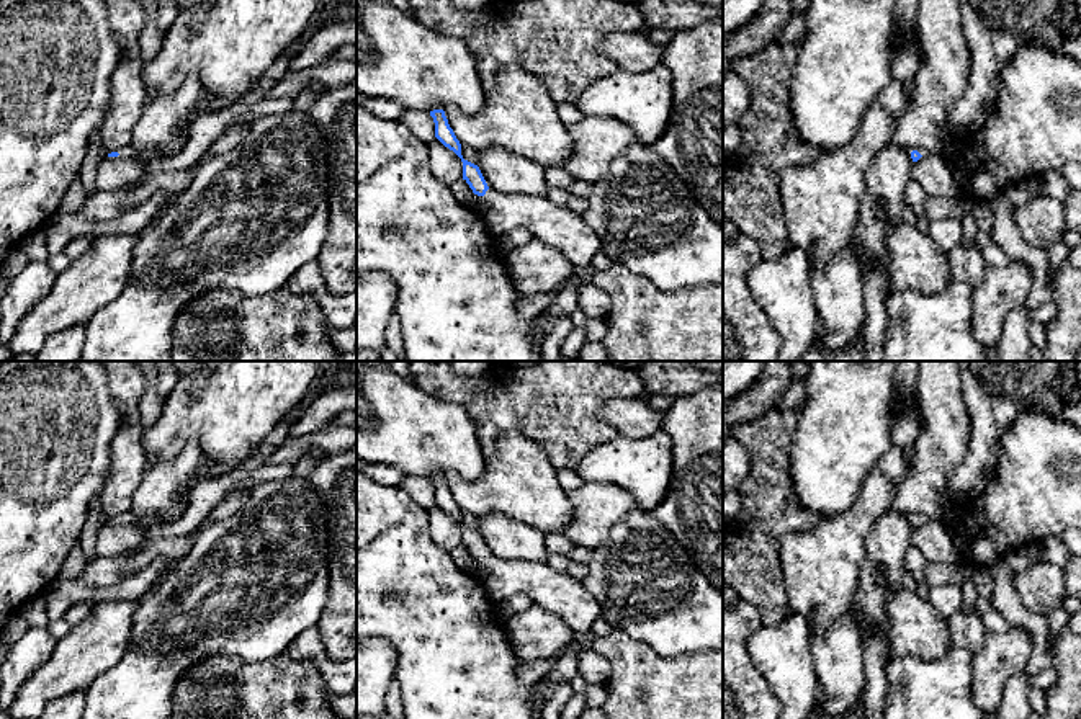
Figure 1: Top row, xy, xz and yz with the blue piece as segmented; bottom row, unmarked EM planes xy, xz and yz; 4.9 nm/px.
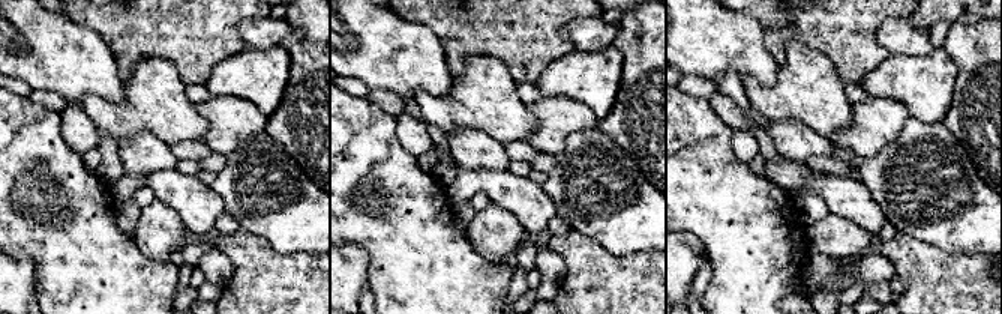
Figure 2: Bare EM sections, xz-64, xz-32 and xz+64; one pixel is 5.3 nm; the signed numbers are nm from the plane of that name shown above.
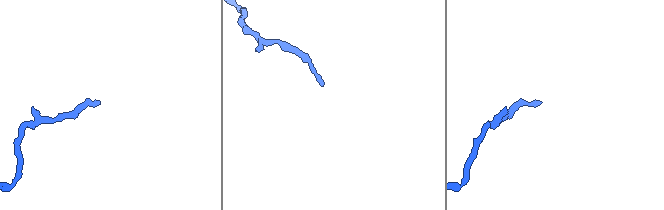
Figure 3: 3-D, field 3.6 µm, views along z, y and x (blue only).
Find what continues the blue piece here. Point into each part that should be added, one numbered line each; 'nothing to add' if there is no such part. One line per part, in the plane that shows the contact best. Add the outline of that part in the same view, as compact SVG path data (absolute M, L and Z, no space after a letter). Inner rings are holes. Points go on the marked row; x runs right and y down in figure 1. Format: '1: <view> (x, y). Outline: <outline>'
1: xz (558, 226). Outline: M487 190L484 196L489 209L482 212L482 221L494 239L523 227L533 239L556 247L576 268L589 266L600 250L599 235L581 212L567 206L541 196L502 194L496 190Z

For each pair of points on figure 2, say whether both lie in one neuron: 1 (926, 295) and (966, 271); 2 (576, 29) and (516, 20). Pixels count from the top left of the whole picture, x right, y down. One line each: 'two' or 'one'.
1: one
2: two

